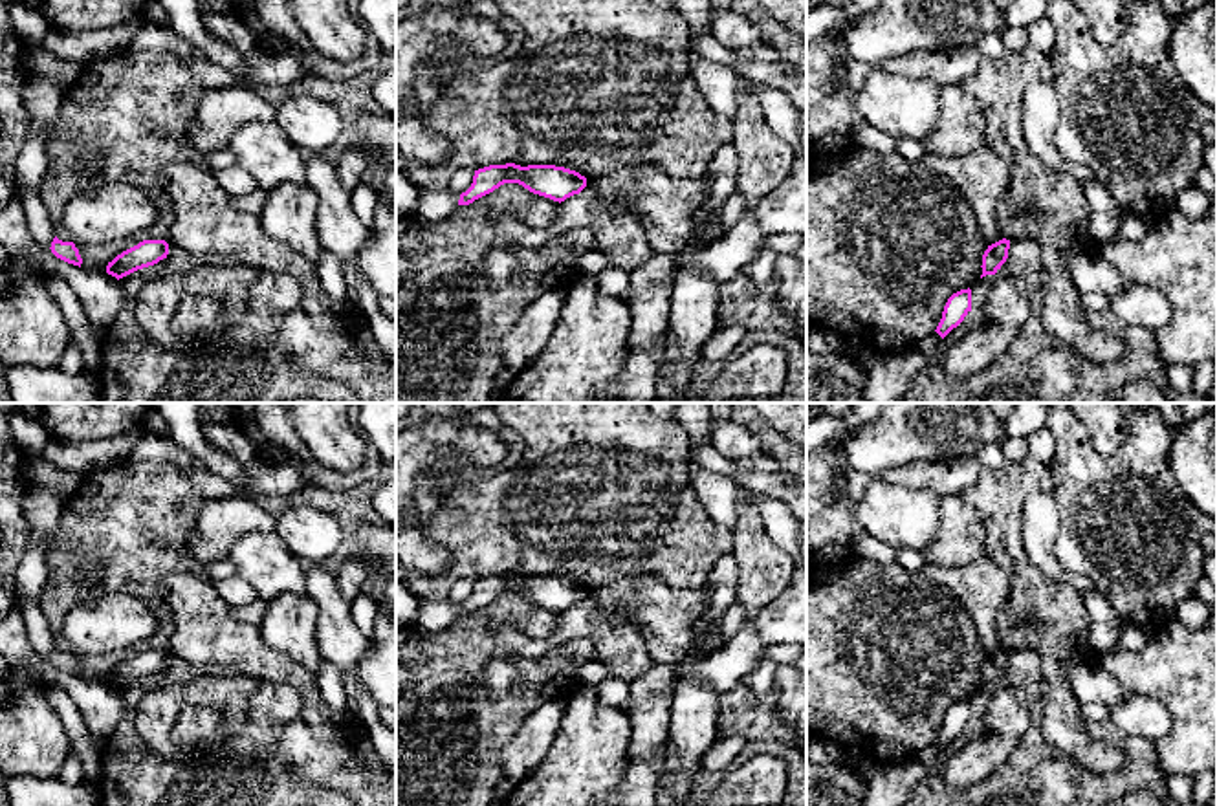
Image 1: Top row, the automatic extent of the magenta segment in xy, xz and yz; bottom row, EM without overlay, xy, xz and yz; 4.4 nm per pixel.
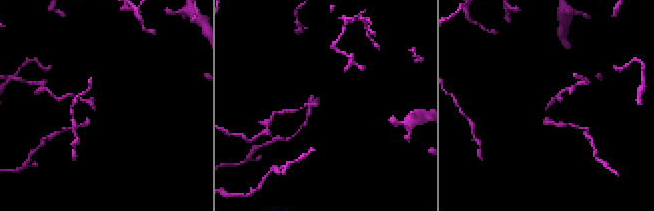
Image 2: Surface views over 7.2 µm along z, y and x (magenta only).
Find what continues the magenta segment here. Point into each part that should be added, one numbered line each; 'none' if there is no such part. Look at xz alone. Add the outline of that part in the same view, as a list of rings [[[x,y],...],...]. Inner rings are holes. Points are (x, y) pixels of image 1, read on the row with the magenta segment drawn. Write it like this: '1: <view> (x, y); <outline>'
none

